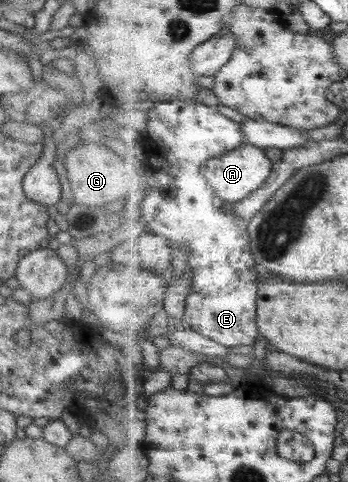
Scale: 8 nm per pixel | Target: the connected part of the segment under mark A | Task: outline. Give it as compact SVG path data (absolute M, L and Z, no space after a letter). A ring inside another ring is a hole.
M249 143L209 160L203 166L203 174L215 187L219 197L235 204L261 189L273 174L273 168L275 168L275 163L267 155L267 151Z

